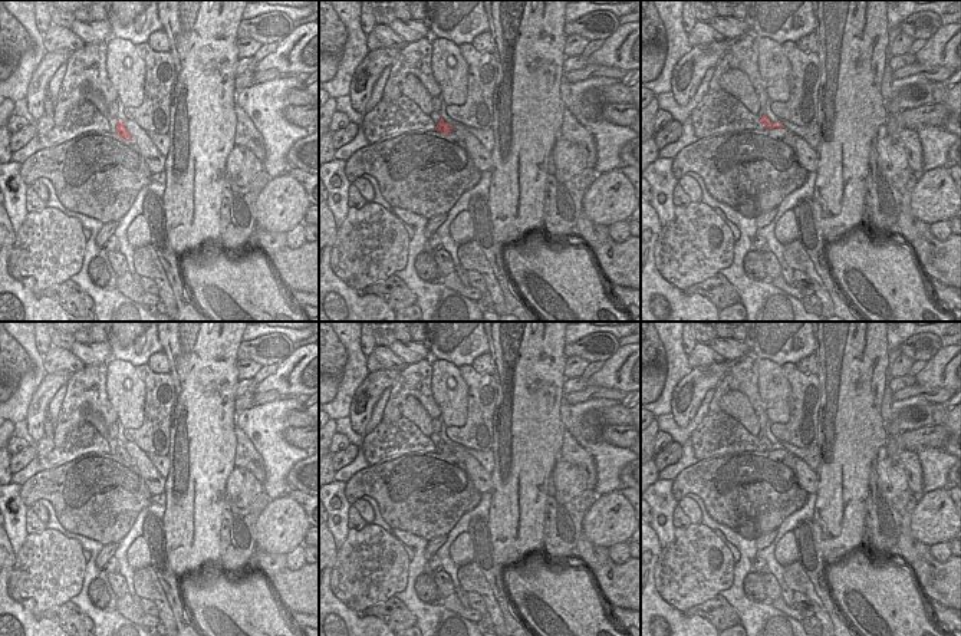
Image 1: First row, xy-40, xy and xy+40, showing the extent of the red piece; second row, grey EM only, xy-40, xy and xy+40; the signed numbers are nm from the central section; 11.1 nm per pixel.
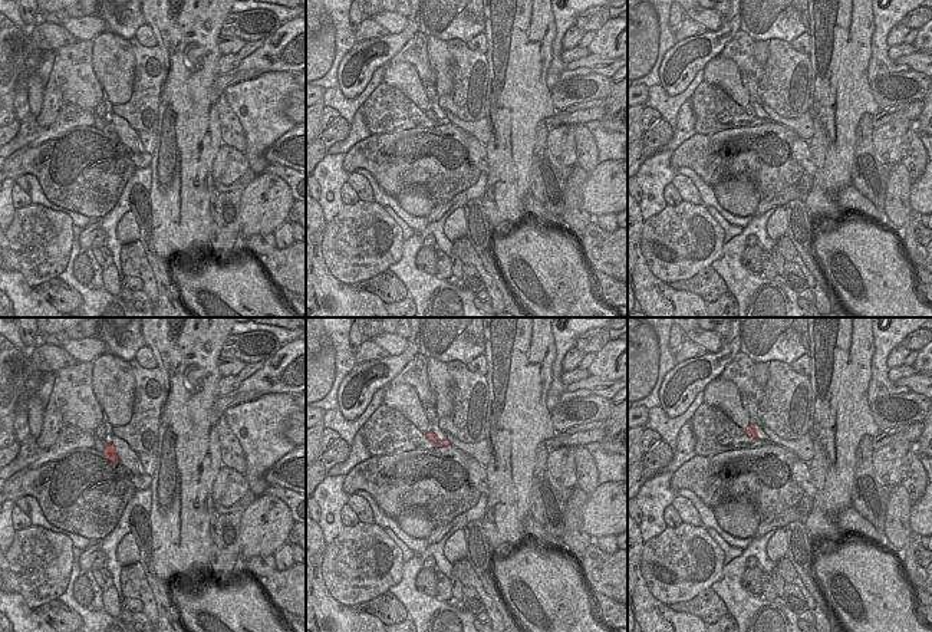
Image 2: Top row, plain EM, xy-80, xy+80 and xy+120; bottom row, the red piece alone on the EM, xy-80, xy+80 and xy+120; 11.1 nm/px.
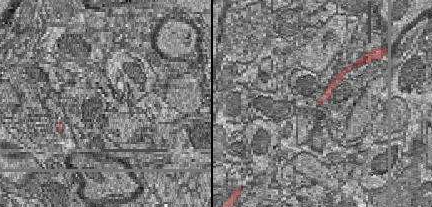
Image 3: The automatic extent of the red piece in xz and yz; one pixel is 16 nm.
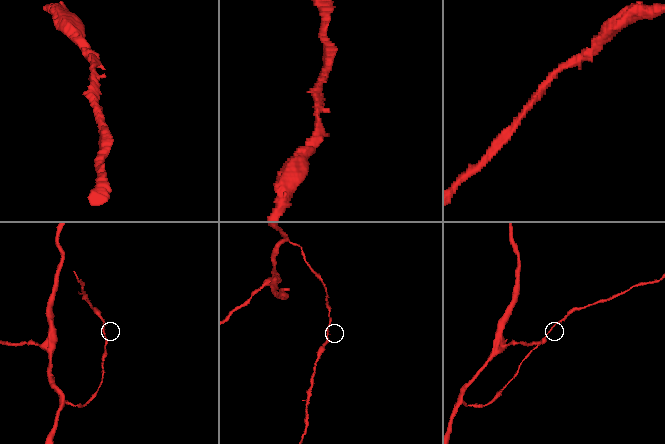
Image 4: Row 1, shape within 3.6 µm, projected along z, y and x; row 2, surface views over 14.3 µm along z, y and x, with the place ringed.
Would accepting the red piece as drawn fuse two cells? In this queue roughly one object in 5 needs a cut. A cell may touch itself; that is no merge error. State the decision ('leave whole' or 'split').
leave whole

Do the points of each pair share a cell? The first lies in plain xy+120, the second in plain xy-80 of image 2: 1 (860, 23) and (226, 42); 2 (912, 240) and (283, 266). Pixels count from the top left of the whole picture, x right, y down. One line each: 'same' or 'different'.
1: different
2: same

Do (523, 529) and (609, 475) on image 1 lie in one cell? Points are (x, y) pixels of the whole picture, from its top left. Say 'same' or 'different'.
different

